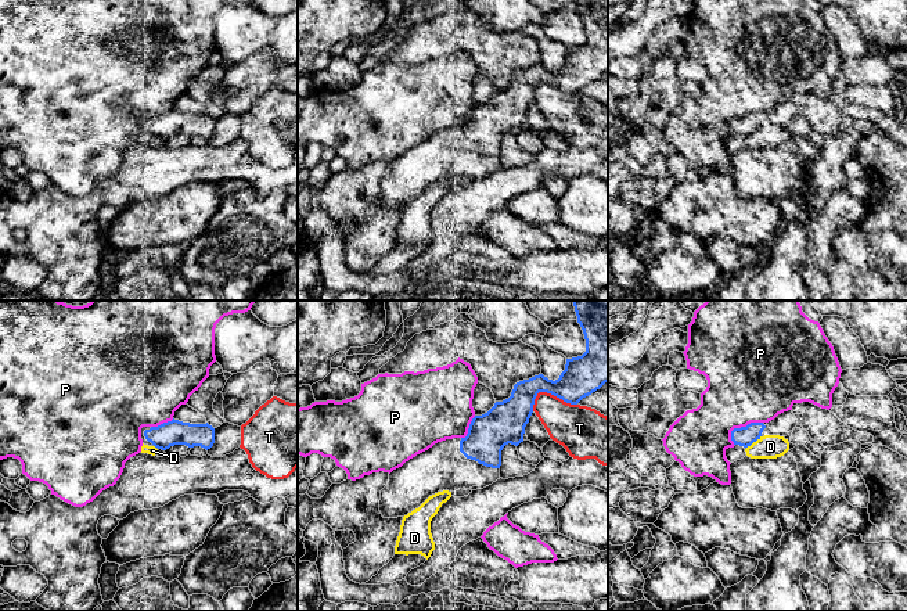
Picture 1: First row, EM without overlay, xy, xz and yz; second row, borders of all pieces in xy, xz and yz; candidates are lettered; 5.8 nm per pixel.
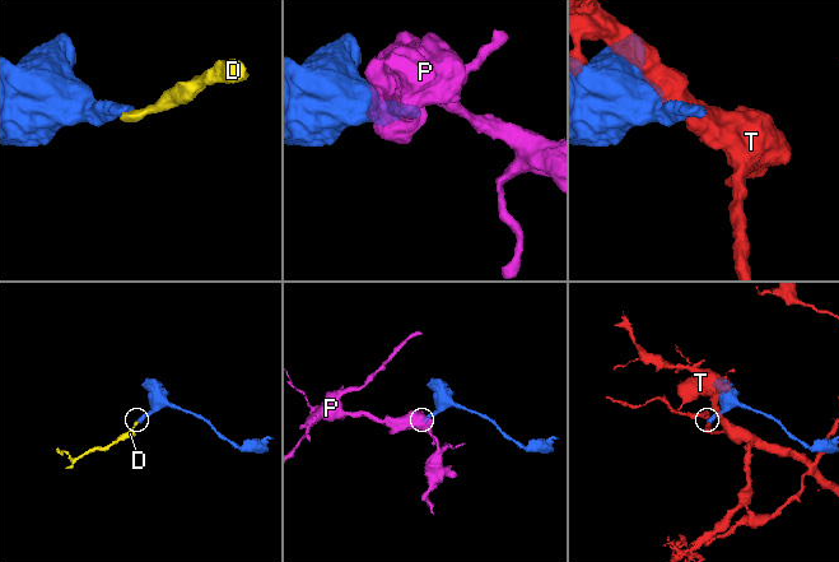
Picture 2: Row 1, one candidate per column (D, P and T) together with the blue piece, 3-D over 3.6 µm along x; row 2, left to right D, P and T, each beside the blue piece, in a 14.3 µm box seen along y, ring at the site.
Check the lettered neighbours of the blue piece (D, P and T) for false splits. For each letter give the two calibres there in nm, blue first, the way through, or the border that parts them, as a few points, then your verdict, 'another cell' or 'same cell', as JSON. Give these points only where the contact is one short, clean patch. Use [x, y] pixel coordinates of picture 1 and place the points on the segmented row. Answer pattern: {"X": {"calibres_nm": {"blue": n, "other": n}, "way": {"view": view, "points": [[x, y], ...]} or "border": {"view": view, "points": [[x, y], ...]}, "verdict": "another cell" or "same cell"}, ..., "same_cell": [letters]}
{"D": {"calibres_nm": {"blue": 110, "other": 140}, "verdict": "another cell"}, "P": {"calibres_nm": {"blue": 110, "other": 460}, "verdict": "another cell"}, "T": {"calibres_nm": {"blue": 220, "other": 260}, "border": {"view": "xz", "points": [[576, 405], [567, 403], [550, 394], [539, 392], [532, 410]]}, "verdict": "another cell"}, "same_cell": []}

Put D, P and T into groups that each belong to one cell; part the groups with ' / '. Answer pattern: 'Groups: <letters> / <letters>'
Groups: D / P / T

